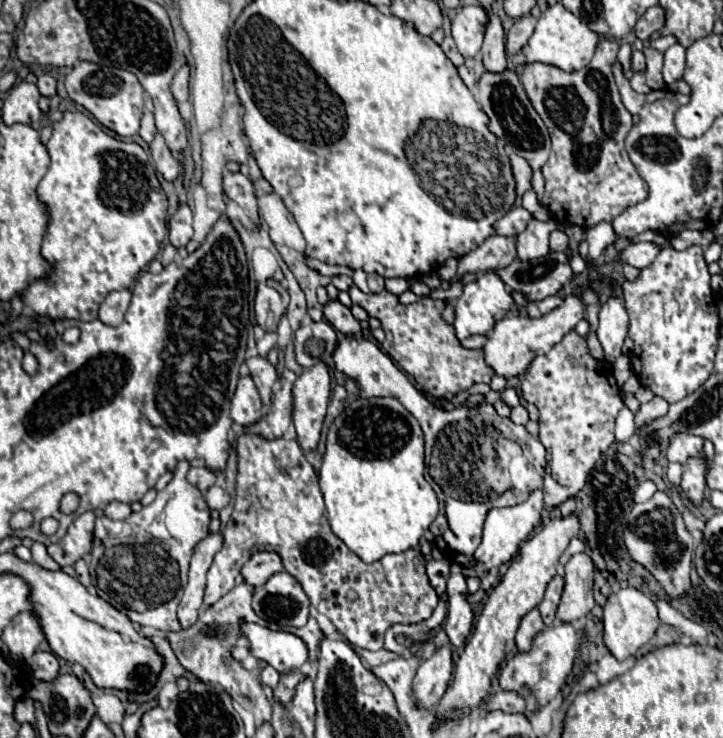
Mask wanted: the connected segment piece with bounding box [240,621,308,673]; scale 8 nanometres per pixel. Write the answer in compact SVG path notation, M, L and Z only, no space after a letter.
M240 621L240 631L250 641L250 653L272 665L278 673L288 673L308 661L304 641L292 633L272 631L248 621Z

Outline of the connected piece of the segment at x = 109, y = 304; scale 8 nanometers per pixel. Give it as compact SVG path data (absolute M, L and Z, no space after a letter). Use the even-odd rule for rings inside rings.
M122 289L122 291L112 291L100 305L100 321L106 325L120 325L124 321L124 313L130 305L132 293L130 289Z

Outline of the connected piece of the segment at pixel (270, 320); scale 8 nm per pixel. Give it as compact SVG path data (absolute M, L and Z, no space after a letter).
M266 279L258 283L256 301L254 301L254 315L258 325L264 331L276 331L280 317L288 307L290 295L288 291L274 279Z

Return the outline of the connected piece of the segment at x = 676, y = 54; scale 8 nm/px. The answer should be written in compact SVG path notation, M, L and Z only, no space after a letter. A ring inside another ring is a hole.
M676 43L664 51L662 75L664 75L664 81L668 85L682 79L682 75L684 75L684 53L686 53L686 47L682 47L680 43Z

